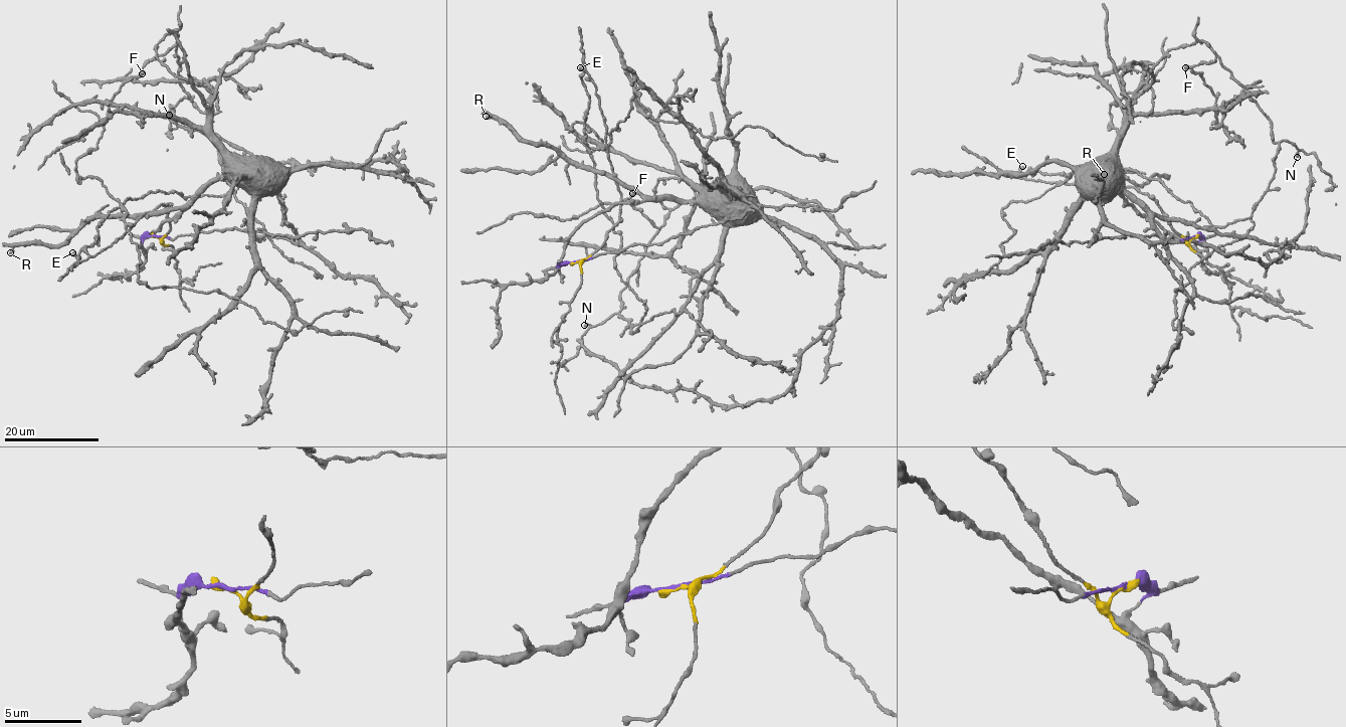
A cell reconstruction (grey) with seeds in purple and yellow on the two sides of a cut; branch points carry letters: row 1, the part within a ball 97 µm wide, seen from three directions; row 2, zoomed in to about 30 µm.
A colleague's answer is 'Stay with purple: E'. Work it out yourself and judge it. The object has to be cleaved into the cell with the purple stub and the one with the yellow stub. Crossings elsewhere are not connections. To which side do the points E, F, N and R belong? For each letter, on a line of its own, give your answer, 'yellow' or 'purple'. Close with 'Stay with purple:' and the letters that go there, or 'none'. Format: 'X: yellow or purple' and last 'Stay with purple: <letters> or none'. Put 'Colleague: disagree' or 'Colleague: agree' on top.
Colleague: disagree
E: yellow
F: yellow
N: yellow
R: yellow
Stay with purple: none

